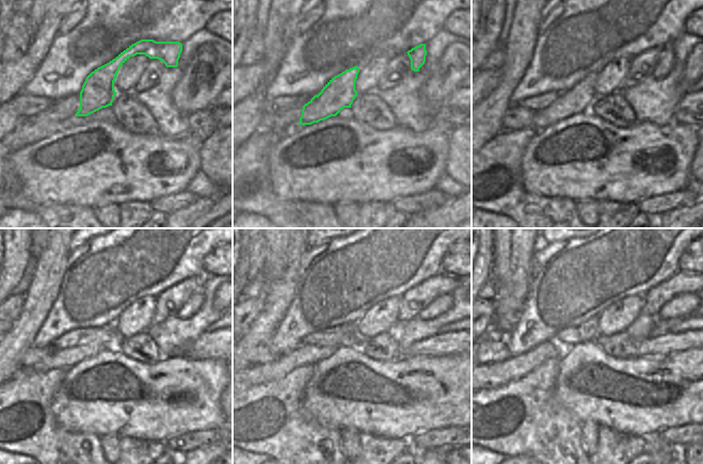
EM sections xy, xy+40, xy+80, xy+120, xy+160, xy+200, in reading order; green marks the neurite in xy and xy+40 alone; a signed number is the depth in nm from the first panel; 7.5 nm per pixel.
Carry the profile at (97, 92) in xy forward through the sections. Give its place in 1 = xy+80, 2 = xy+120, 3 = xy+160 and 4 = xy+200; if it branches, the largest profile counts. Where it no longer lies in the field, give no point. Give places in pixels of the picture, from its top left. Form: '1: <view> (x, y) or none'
1: xy+80 (575, 100)
2: xy+120 (106, 337)
3: xy+160 (305, 354)
4: xy+200 (533, 358)

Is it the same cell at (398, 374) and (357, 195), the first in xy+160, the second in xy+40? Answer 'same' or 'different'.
same

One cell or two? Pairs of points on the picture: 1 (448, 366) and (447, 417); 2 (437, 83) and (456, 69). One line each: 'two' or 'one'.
1: one
2: one

